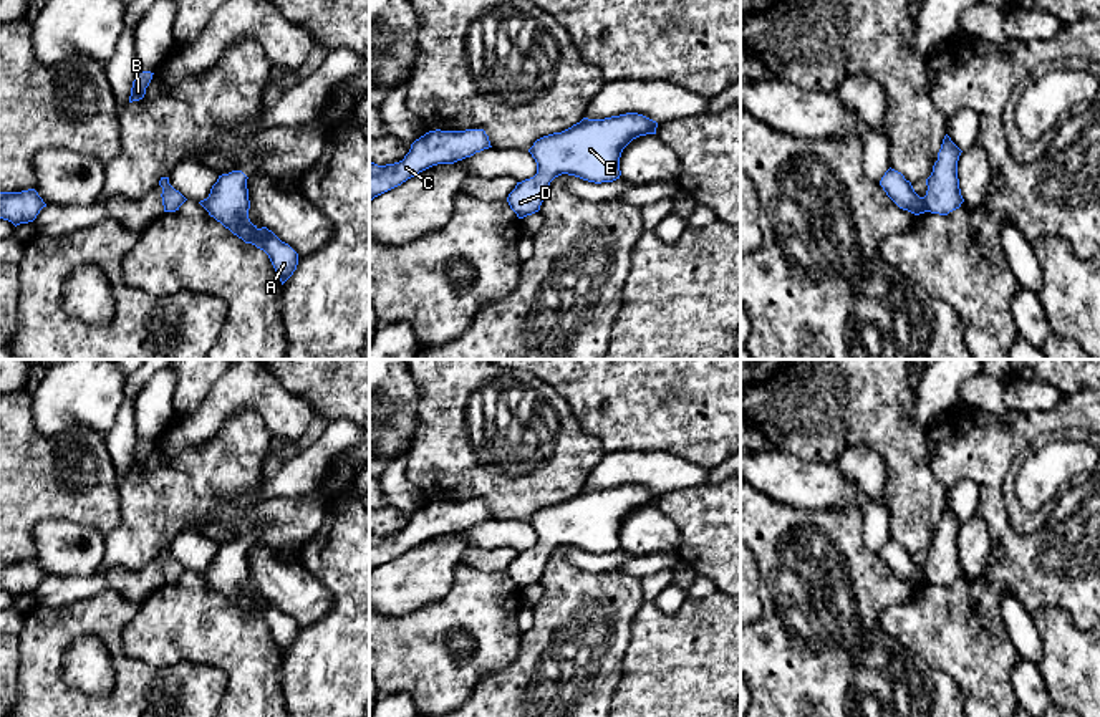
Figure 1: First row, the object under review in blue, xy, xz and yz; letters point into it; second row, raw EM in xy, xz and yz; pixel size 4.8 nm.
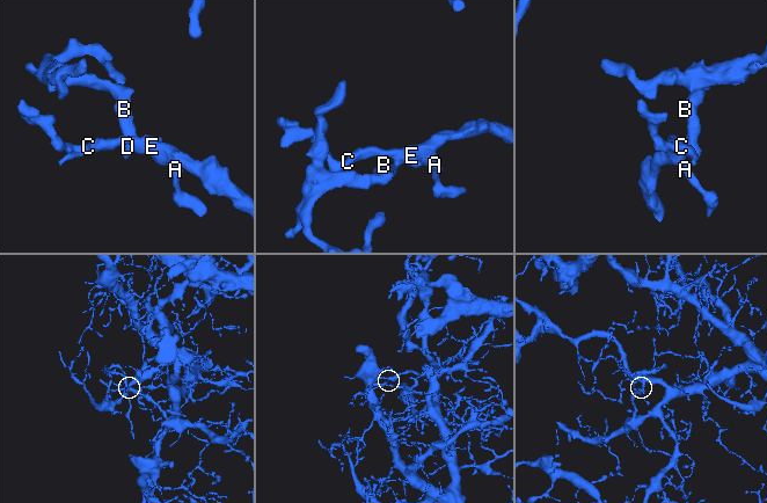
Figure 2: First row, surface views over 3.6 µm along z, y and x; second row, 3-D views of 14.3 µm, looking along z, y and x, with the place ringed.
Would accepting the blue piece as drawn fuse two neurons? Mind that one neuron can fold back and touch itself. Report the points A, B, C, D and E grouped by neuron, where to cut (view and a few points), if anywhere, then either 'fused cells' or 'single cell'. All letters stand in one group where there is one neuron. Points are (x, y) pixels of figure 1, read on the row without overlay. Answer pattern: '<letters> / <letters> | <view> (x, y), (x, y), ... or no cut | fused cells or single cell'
A B C D E | no cut | single cell

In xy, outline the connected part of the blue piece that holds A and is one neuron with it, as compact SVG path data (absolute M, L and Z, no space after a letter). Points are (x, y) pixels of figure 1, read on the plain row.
M242 541L219 546L209 568L199 575L234 606L263 621L283 656L297 641L298 624L267 598L258 599L250 593L247 550Z

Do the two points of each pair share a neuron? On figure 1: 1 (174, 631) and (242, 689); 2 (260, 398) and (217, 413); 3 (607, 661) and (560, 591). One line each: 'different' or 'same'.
1: same
2: same
3: same

